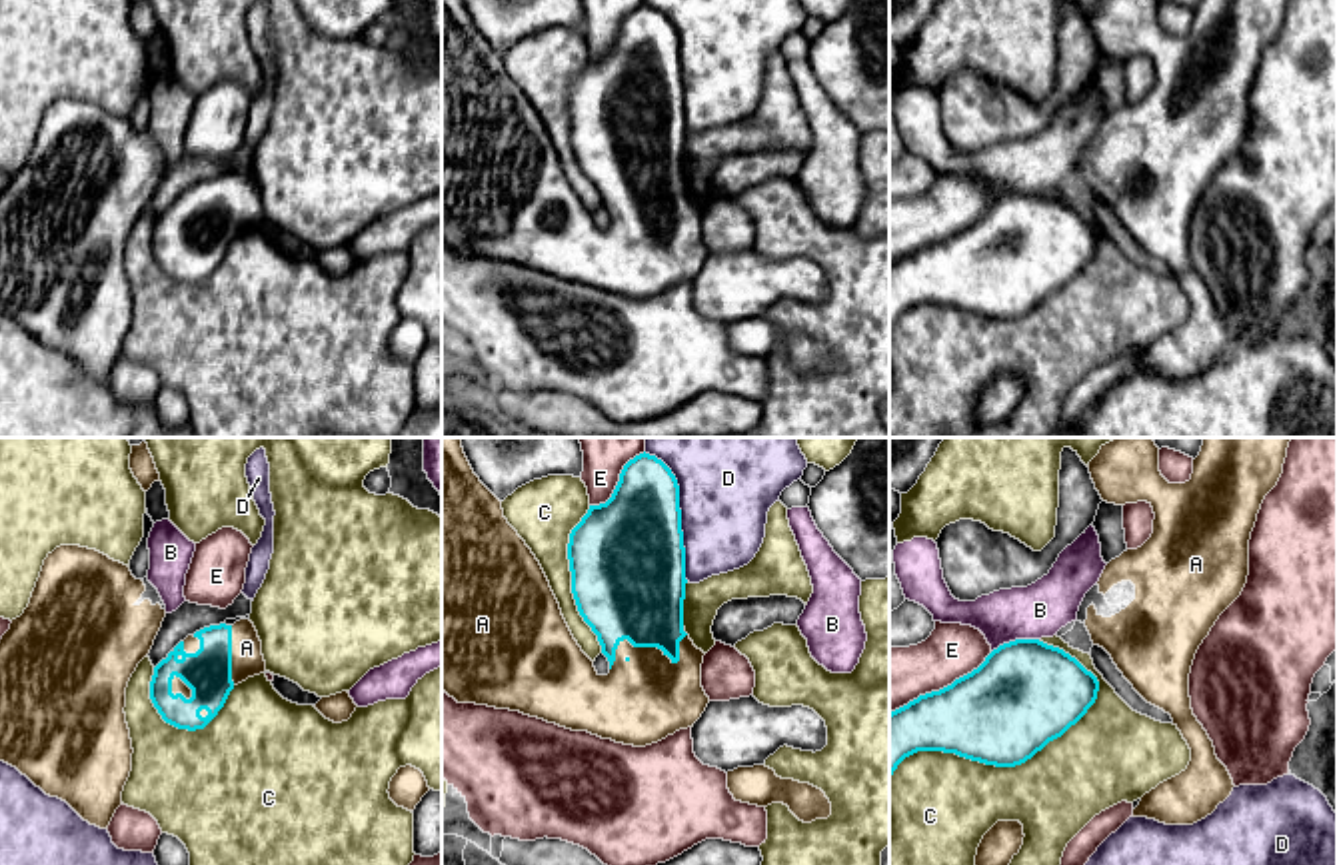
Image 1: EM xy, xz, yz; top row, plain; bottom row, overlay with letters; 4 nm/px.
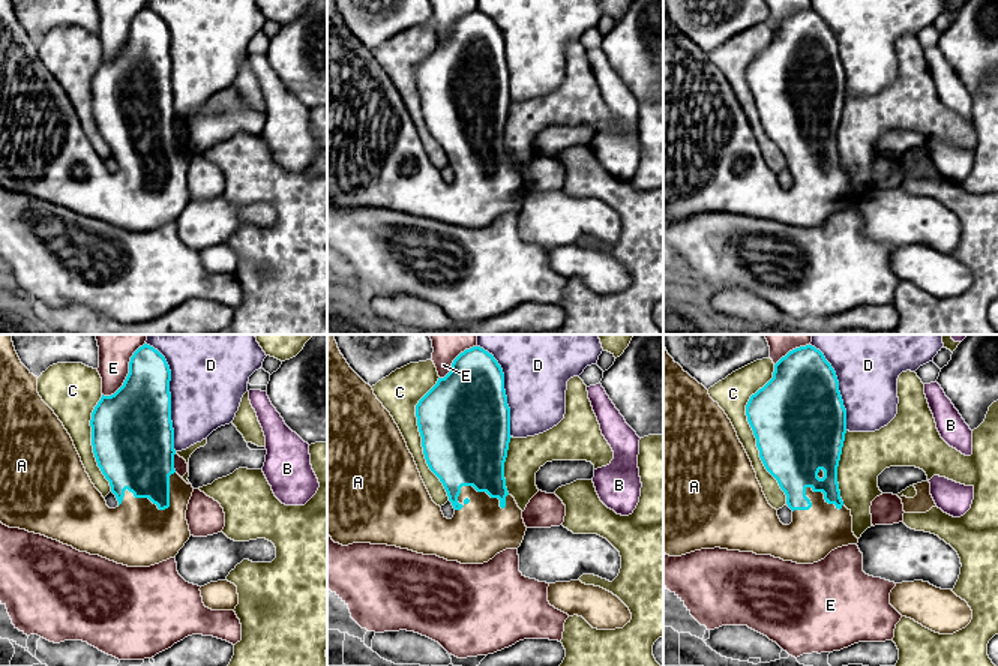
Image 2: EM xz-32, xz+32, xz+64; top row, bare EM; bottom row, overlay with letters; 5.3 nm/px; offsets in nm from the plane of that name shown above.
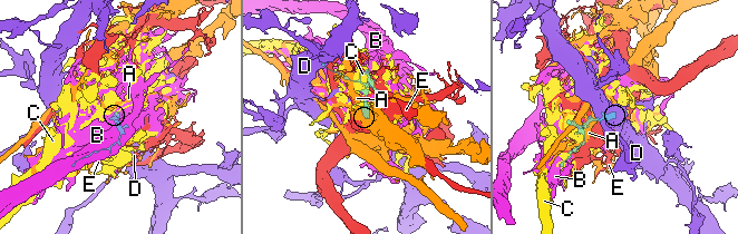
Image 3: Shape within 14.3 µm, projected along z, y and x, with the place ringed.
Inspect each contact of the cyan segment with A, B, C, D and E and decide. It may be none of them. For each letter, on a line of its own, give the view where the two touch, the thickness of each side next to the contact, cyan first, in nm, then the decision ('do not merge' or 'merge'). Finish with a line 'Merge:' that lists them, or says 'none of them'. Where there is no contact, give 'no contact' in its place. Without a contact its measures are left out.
A: xz | 420/340 nm | merge
B: yz | 420/220 nm | do not merge
C: yz | 420/380 nm | do not merge
D: xz | 420/360 nm | do not merge
E: yz | 400/240 nm | do not merge
Merge: A

